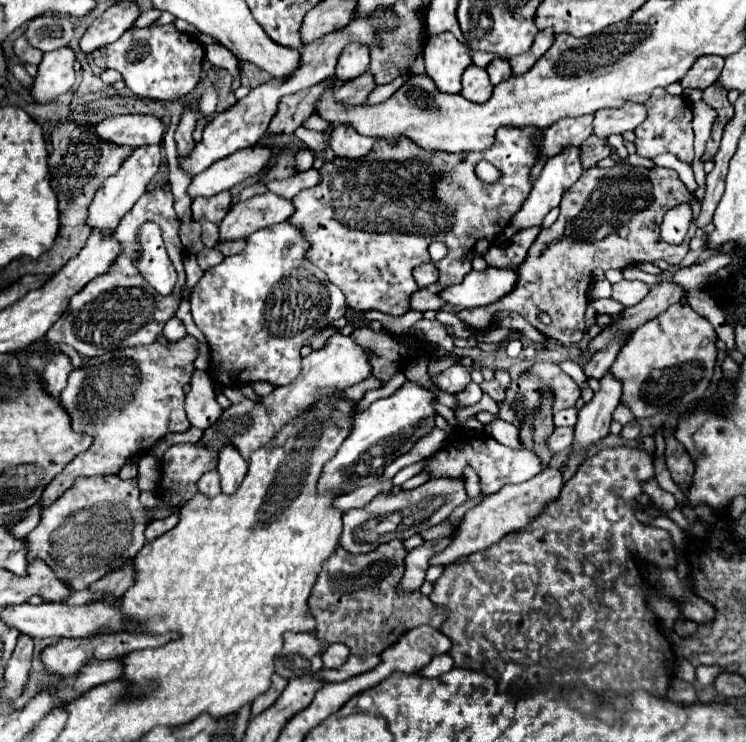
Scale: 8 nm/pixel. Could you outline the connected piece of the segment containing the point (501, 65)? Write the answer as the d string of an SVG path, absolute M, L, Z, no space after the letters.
M493 59L491 65L487 67L487 73L489 73L493 85L499 85L501 81L507 81L511 77L511 65L505 59Z

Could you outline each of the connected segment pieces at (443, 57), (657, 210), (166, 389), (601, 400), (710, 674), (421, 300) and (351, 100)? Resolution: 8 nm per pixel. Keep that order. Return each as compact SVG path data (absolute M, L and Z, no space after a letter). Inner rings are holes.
M447 31L429 37L425 45L425 73L443 93L461 91L461 75L471 63L469 47L457 41L453 33Z
M615 165L611 169L593 167L585 171L577 185L573 185L561 199L559 219L565 223L561 241L549 243L545 233L541 233L531 245L525 263L519 265L519 281L513 293L505 295L501 301L489 307L465 309L459 313L459 319L473 329L487 329L493 323L495 311L507 309L517 311L541 333L561 341L563 345L579 343L585 335L583 317L589 303L587 289L591 285L591 273L595 267L623 269L627 265L657 259L663 259L669 265L679 265L679 261L687 255L689 241L697 231L693 223L681 245L667 245L659 237L663 215L679 203L693 205L695 213L699 209L699 201L687 191L673 169ZM539 313L547 313L553 323L545 327L541 321L537 321Z
M185 335L183 339L169 343L169 345L161 345L159 341L155 341L153 345L117 349L117 351L105 353L101 357L89 359L81 369L73 369L73 373L69 375L69 383L61 393L61 403L65 405L65 409L69 409L73 429L89 433L95 441L93 441L91 449L87 449L85 453L79 453L53 479L53 483L47 485L47 489L43 491L43 497L41 497L43 505L47 505L49 501L55 501L59 497L59 493L65 493L65 489L69 489L77 477L115 475L129 459L133 459L133 457L139 459L145 453L149 453L153 443L159 441L165 433L189 431L191 423L189 423L189 419L185 415L185 407L183 407L185 405L183 387L187 383L191 383L191 375L195 371L193 361L197 359L197 353L199 353L197 345L199 345L199 341L195 337Z
M607 371L599 379L599 383L601 387L595 393L595 397L579 409L573 453L561 467L561 471L565 471L565 481L569 481L575 475L577 467L585 461L585 457L589 457L591 447L609 435L611 415L621 399L621 381L611 371Z
M699 665L697 667L697 681L703 685L703 687L707 687L707 685L711 685L715 679L717 679L717 675L721 673L723 669L719 667L719 665Z
M421 289L421 291L413 293L411 305L413 305L415 311L429 311L429 309L439 311L439 309L443 309L447 303L445 303L437 293L431 293L431 291L427 291L427 289Z
M363 73L363 75L359 75L359 77L351 79L351 81L341 83L341 85L335 89L335 99L337 99L337 103L341 103L341 105L355 107L355 105L361 105L373 89L375 89L373 75L371 75L371 73Z

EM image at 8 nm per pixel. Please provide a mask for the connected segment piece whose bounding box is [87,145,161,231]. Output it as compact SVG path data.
M147 145L147 147L139 147L133 151L131 157L125 159L125 163L121 165L121 169L107 177L105 183L97 189L95 199L89 207L89 217L87 223L91 227L103 227L103 229L115 229L121 221L121 217L131 209L131 205L147 191L147 185L151 183L153 175L159 171L161 165L161 147L159 145Z

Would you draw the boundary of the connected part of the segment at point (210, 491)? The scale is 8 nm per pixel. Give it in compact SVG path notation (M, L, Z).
M217 469L205 473L205 475L201 477L201 481L197 483L197 487L199 487L199 491L205 493L207 497L215 497L215 495L219 495L219 493L221 493L221 477L219 477Z

